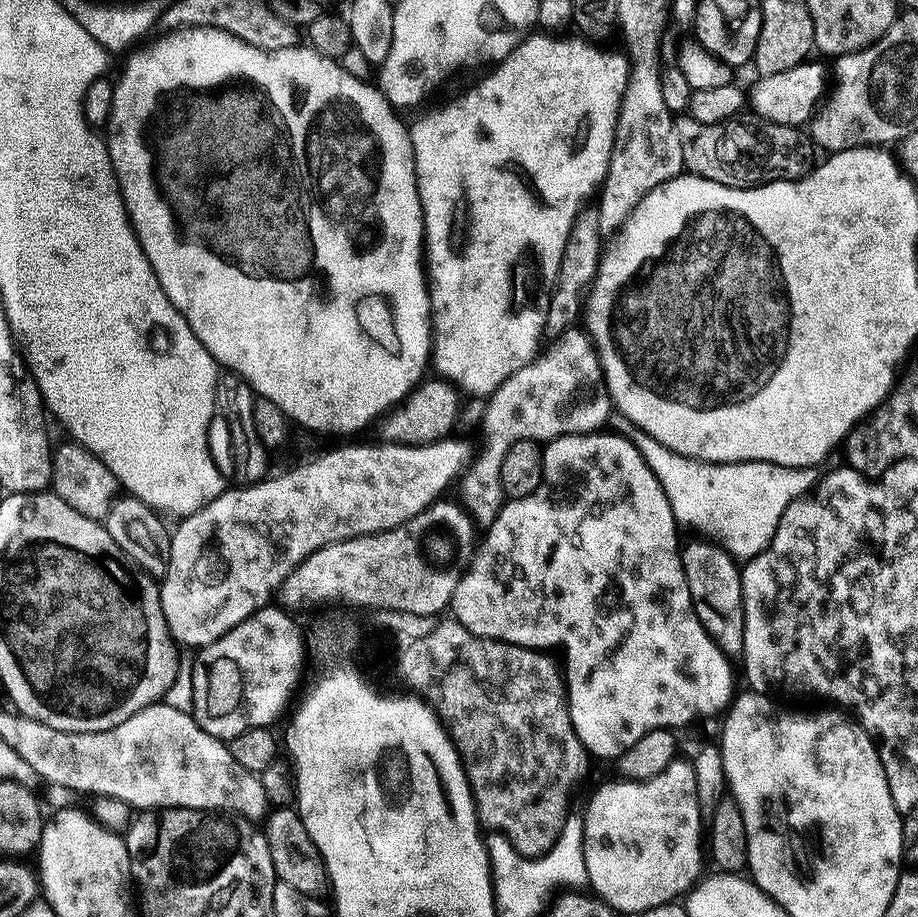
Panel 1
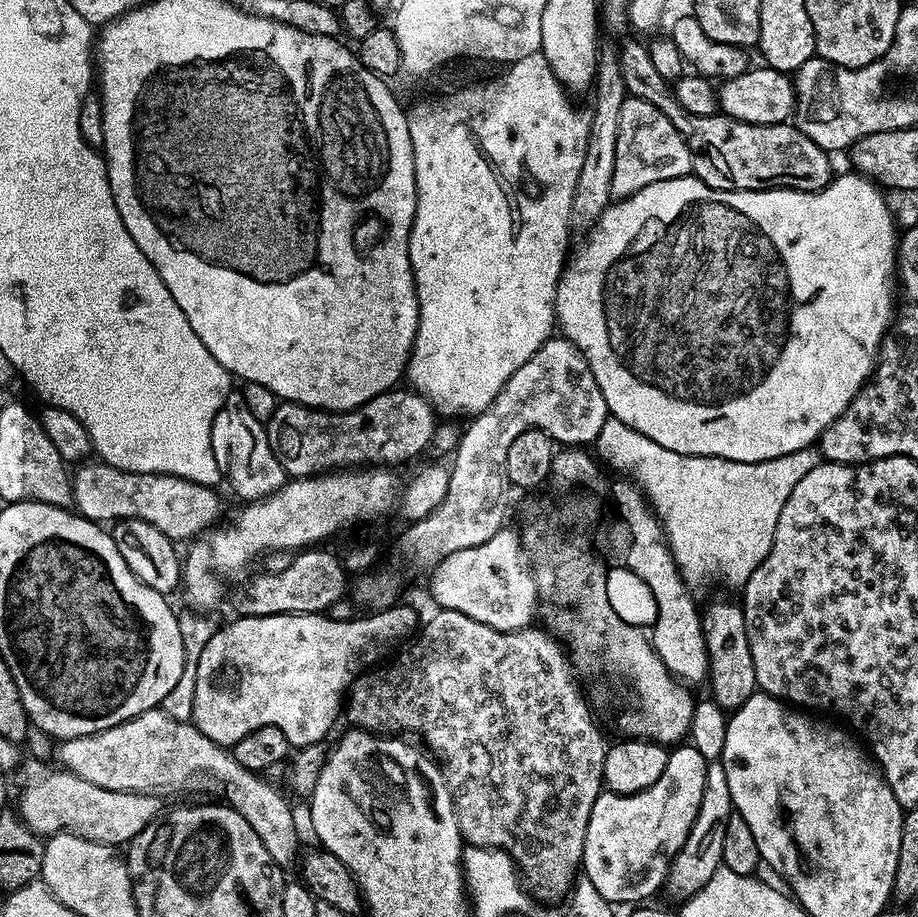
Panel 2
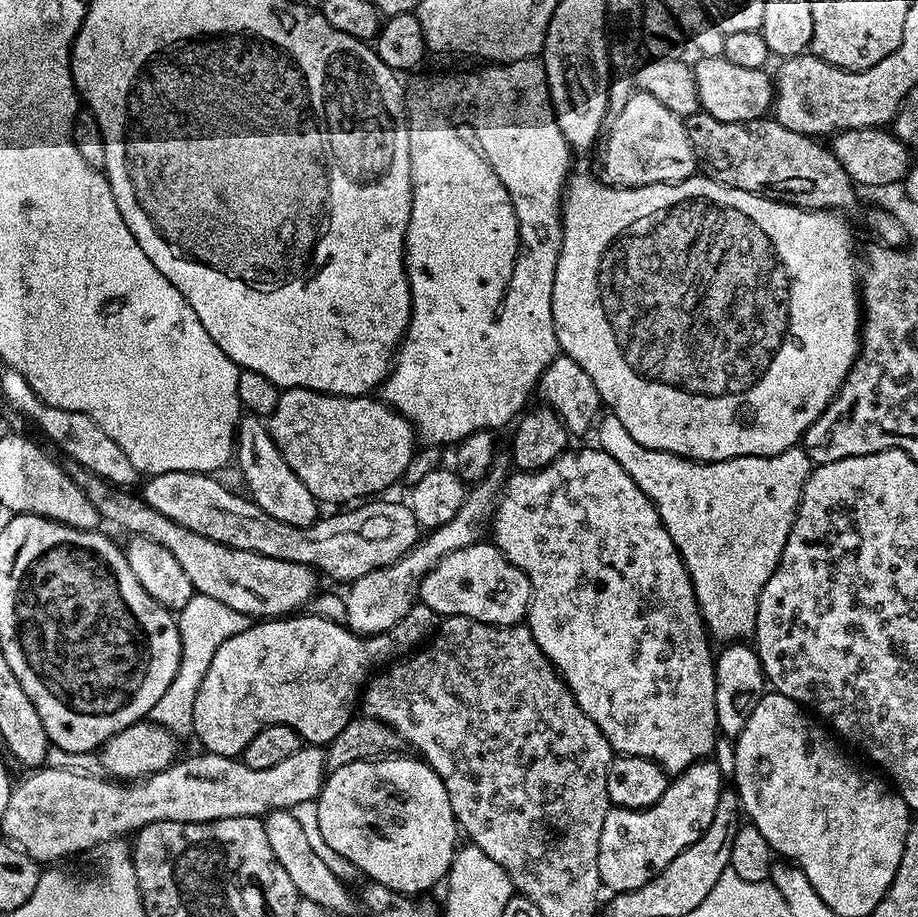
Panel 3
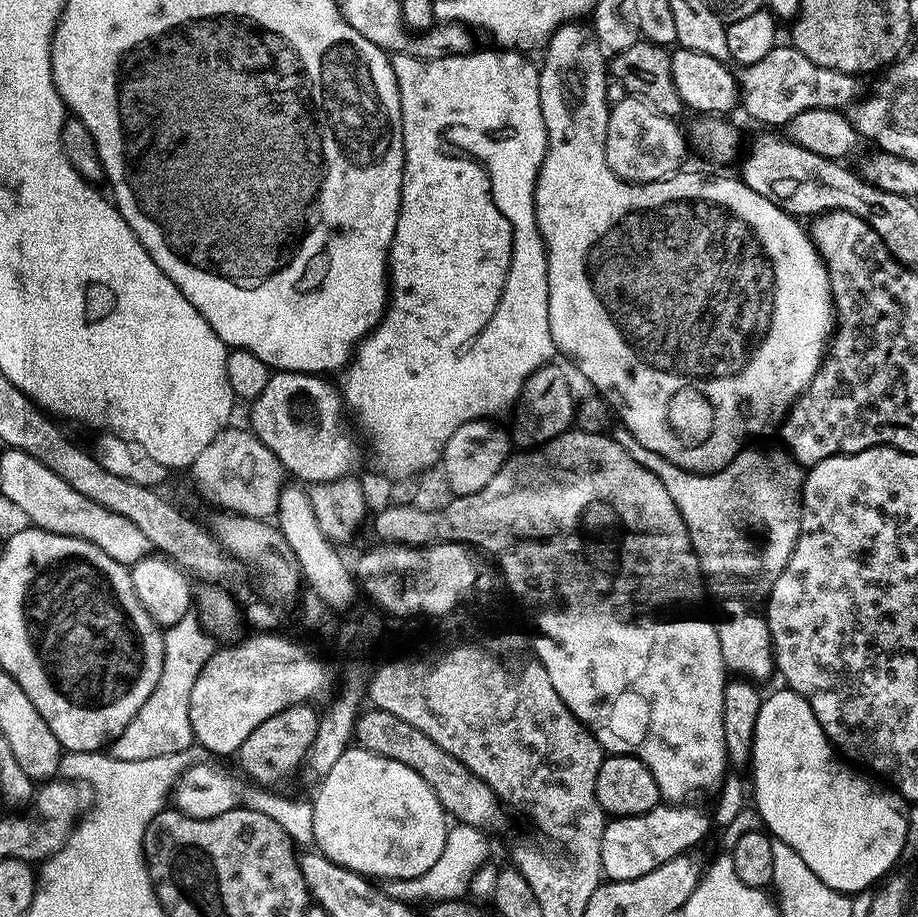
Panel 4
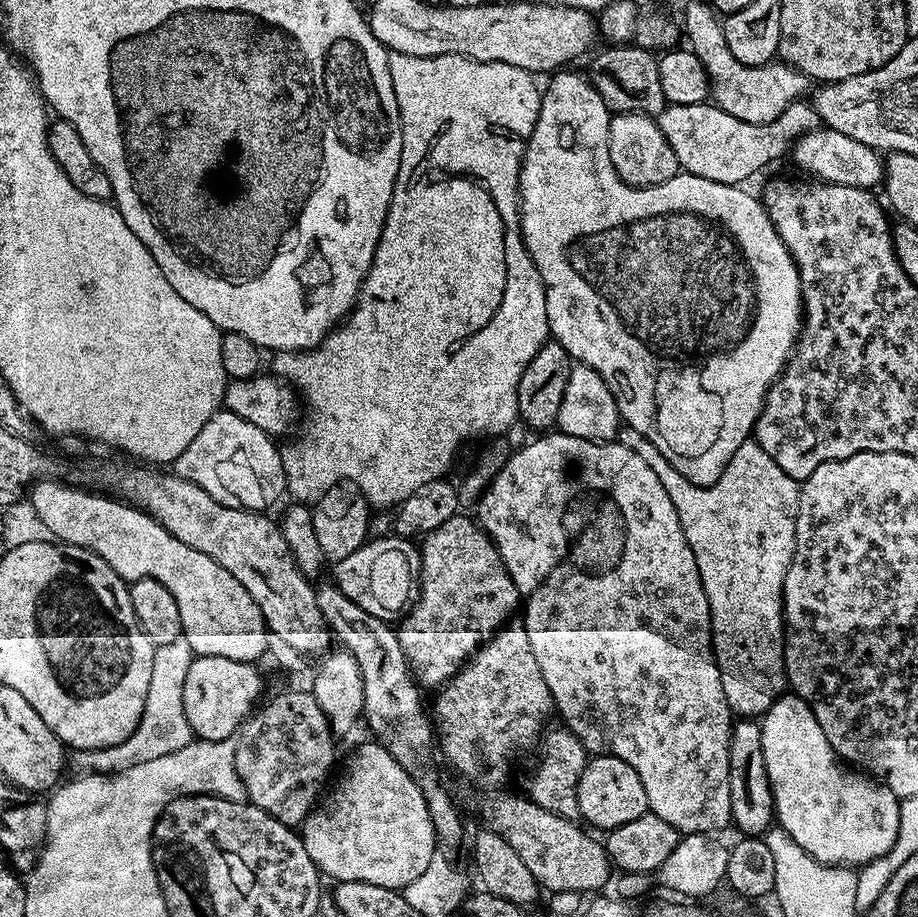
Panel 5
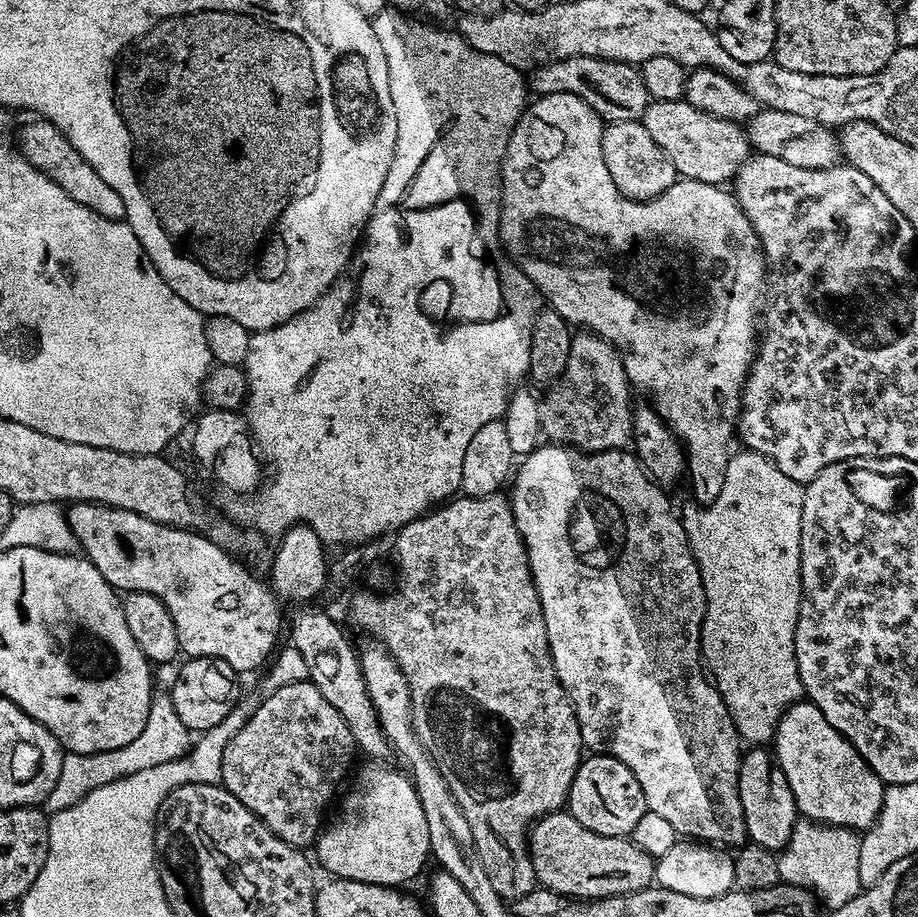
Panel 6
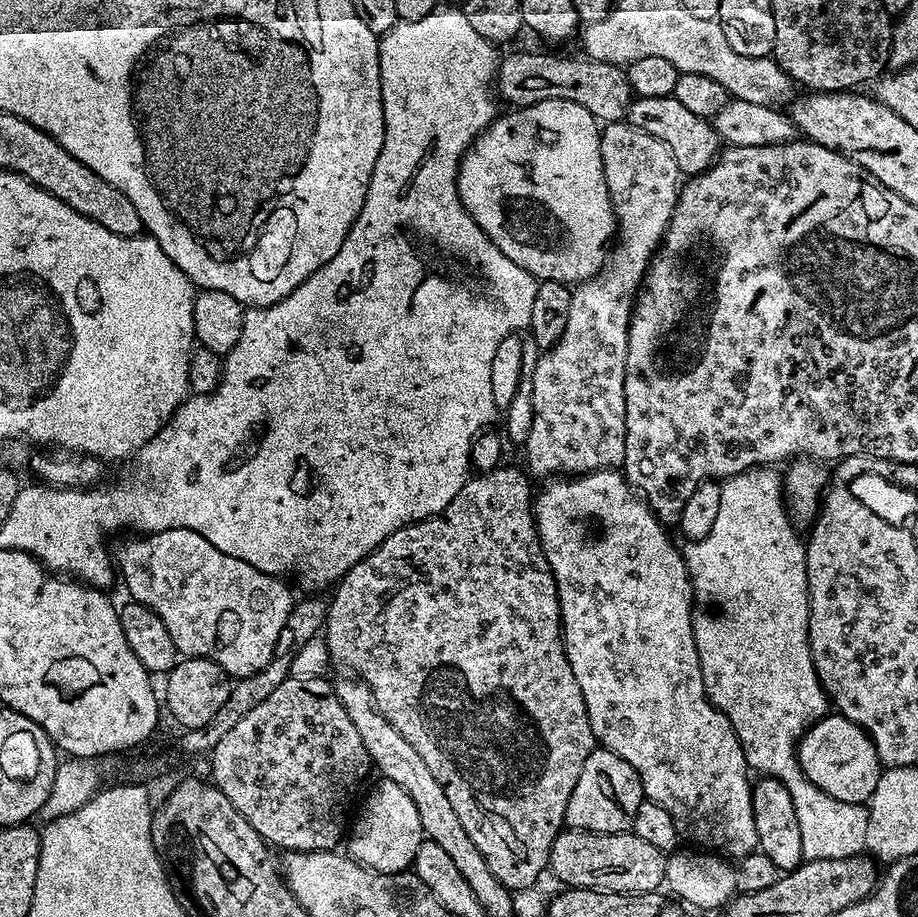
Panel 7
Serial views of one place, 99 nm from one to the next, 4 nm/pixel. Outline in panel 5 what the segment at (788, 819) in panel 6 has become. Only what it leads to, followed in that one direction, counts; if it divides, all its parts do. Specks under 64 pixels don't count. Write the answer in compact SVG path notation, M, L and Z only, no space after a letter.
M740 718L733 723L730 738L730 810L732 824L741 828L744 836L763 837L773 827L776 802L772 797L770 778L766 774L766 758L762 758L762 730L752 718Z

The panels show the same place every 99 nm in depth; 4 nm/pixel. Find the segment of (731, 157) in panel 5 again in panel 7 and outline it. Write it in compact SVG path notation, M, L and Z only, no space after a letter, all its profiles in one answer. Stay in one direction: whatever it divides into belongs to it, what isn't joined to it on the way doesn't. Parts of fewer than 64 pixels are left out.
M673 95L662 98L636 96L628 108L626 120L638 130L646 130L646 134L669 144L674 154L674 162L678 162L681 173L689 177L705 172L716 161L722 148L722 141L712 127L711 119L686 110L686 106L682 106L682 102L678 102Z

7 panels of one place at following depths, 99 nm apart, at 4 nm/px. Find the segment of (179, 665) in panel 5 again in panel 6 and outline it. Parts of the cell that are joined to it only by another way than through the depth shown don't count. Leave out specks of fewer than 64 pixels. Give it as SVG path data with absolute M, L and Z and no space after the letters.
M166 692L155 693L150 714L147 715L146 726L143 727L142 734L138 734L133 742L128 742L126 746L119 747L117 750L98 751L94 754L69 751L65 753L54 789L50 790L50 794L44 799L43 811L51 816L69 809L98 786L109 785L118 778L129 777L130 774L161 765L162 762L177 760L188 752L191 745L192 734L178 716L171 695Z

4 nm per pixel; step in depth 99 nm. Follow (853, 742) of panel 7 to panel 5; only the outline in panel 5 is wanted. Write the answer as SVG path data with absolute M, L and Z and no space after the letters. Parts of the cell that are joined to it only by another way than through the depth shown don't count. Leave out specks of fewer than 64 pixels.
M795 694L781 696L780 699L774 702L774 706L770 706L770 710L764 713L762 719L759 721L759 726L762 730L762 758L766 758L766 774L770 778L772 797L776 802L775 819L778 821L779 827L783 831L788 832L794 842L798 842L804 850L811 853L818 861L839 863L846 866L868 864L872 859L878 859L890 851L895 844L895 838L899 832L899 806L901 801L886 785L881 784L879 780L865 774L863 771L853 770L845 761L837 756L836 751L830 746L826 734L822 734L822 726L818 726L818 722L812 713L812 707L801 696Z

